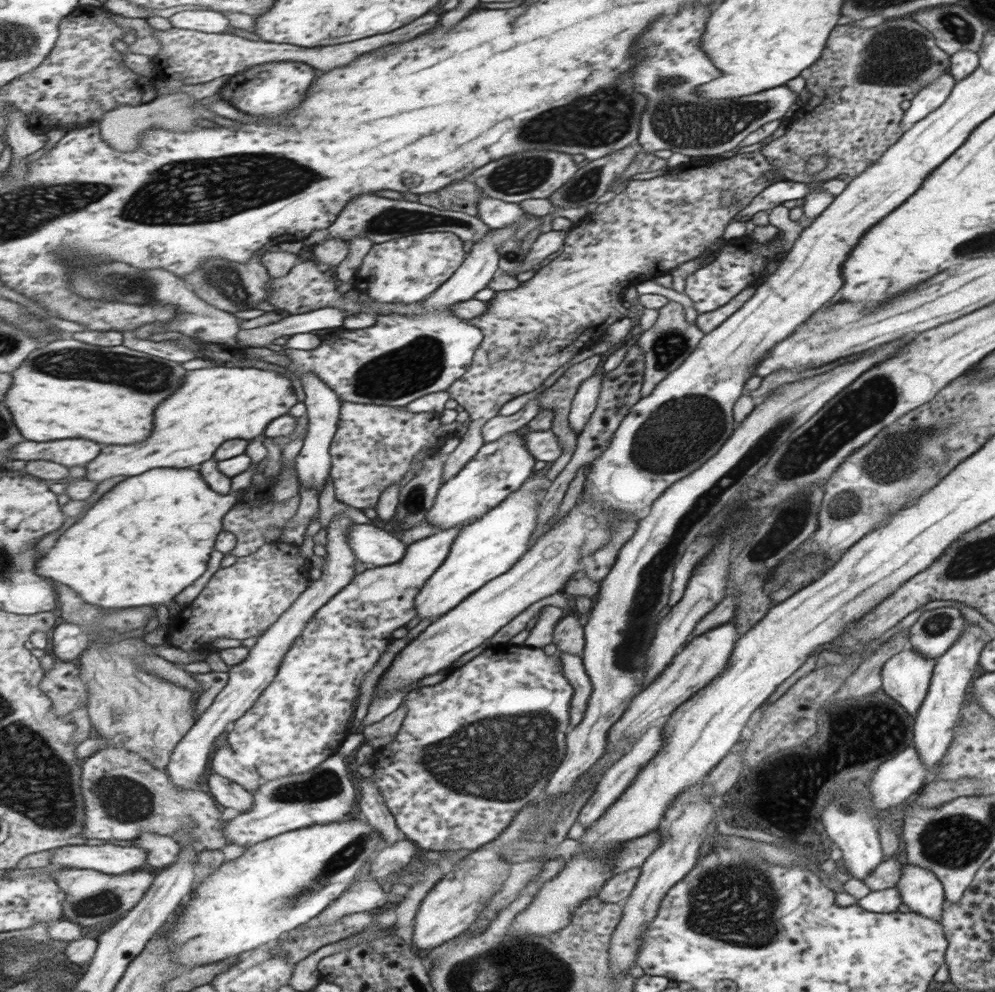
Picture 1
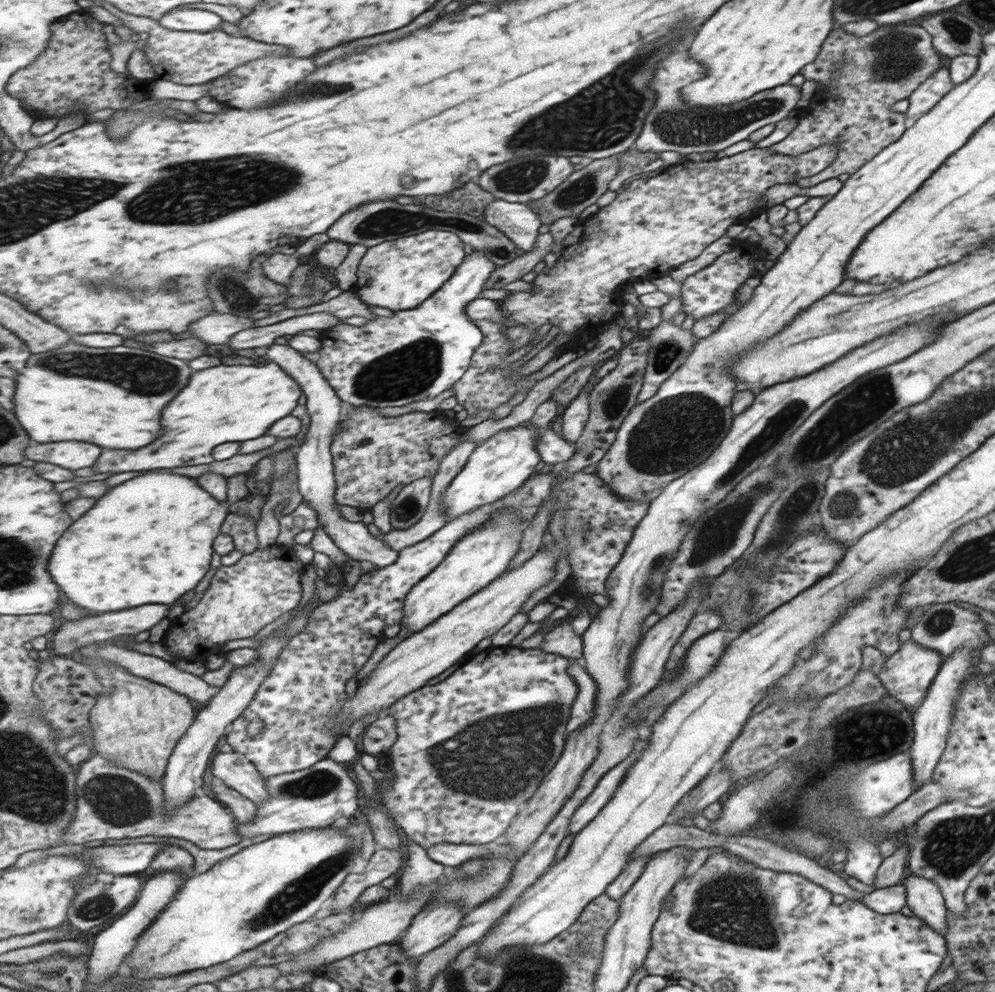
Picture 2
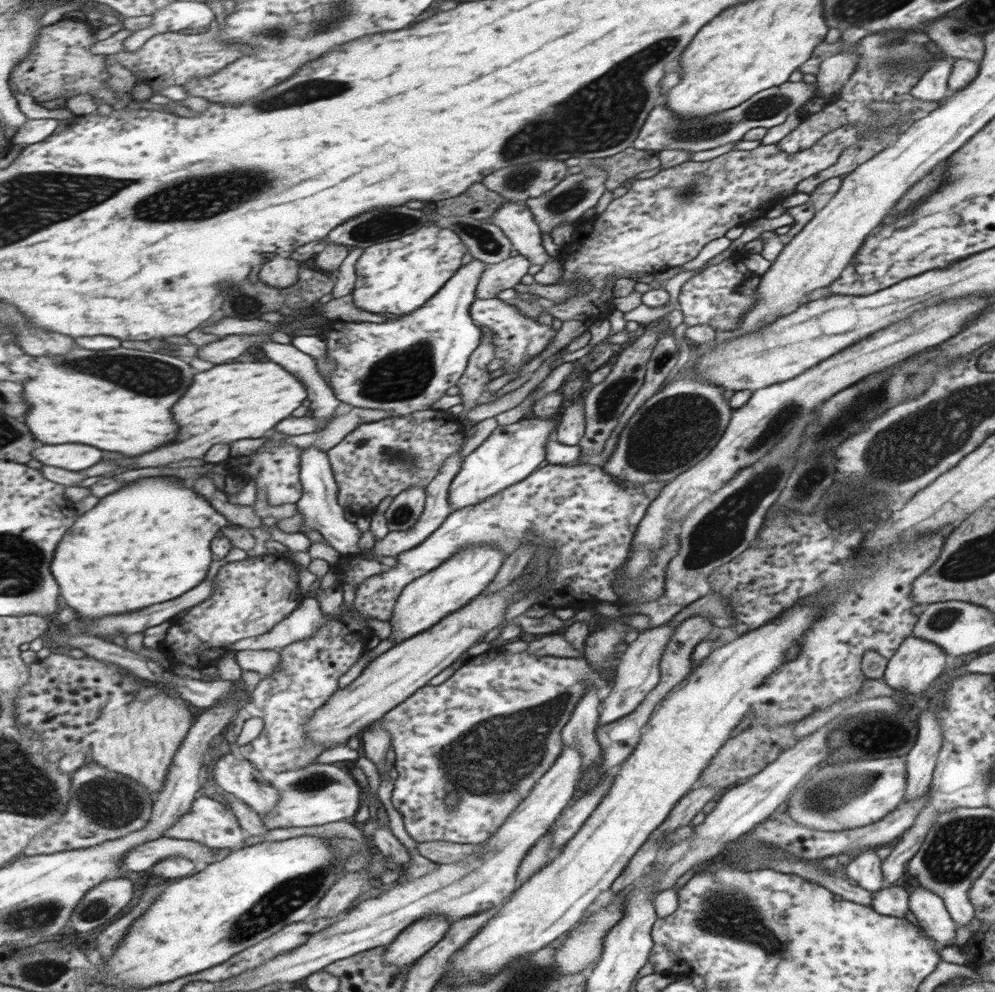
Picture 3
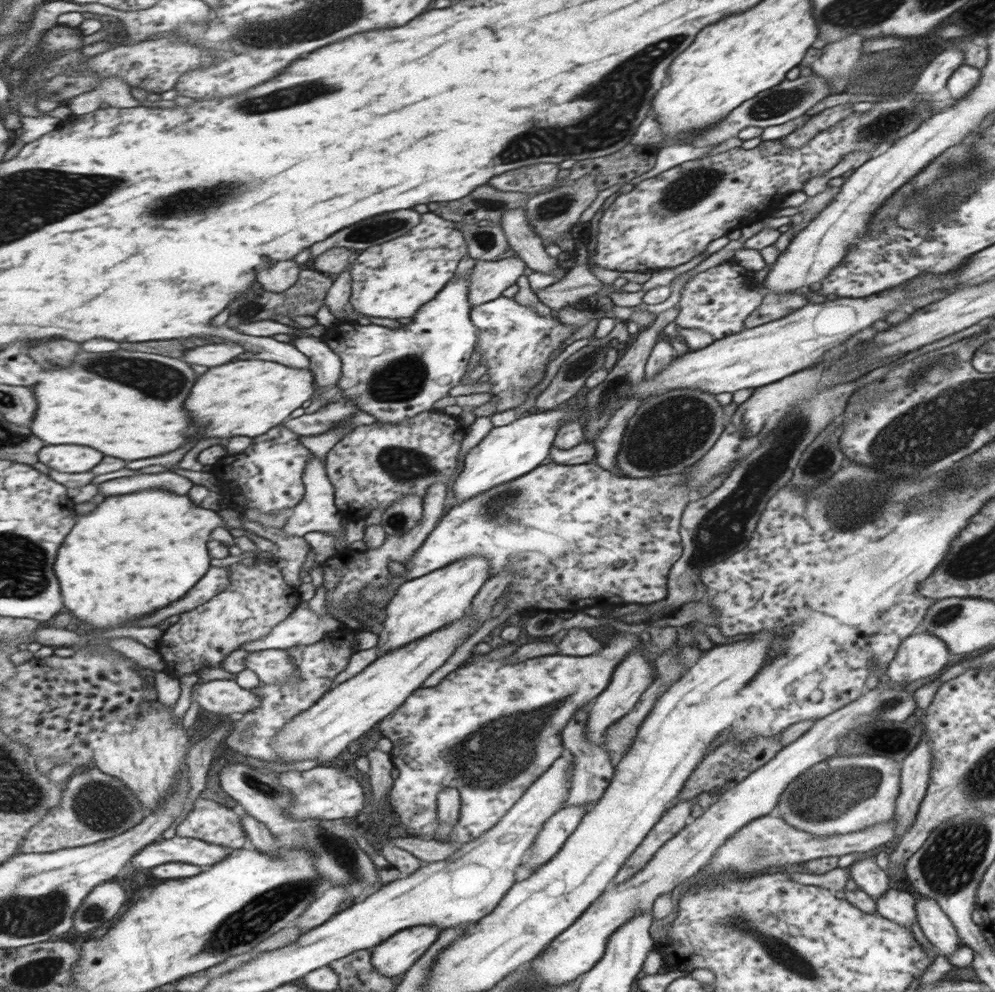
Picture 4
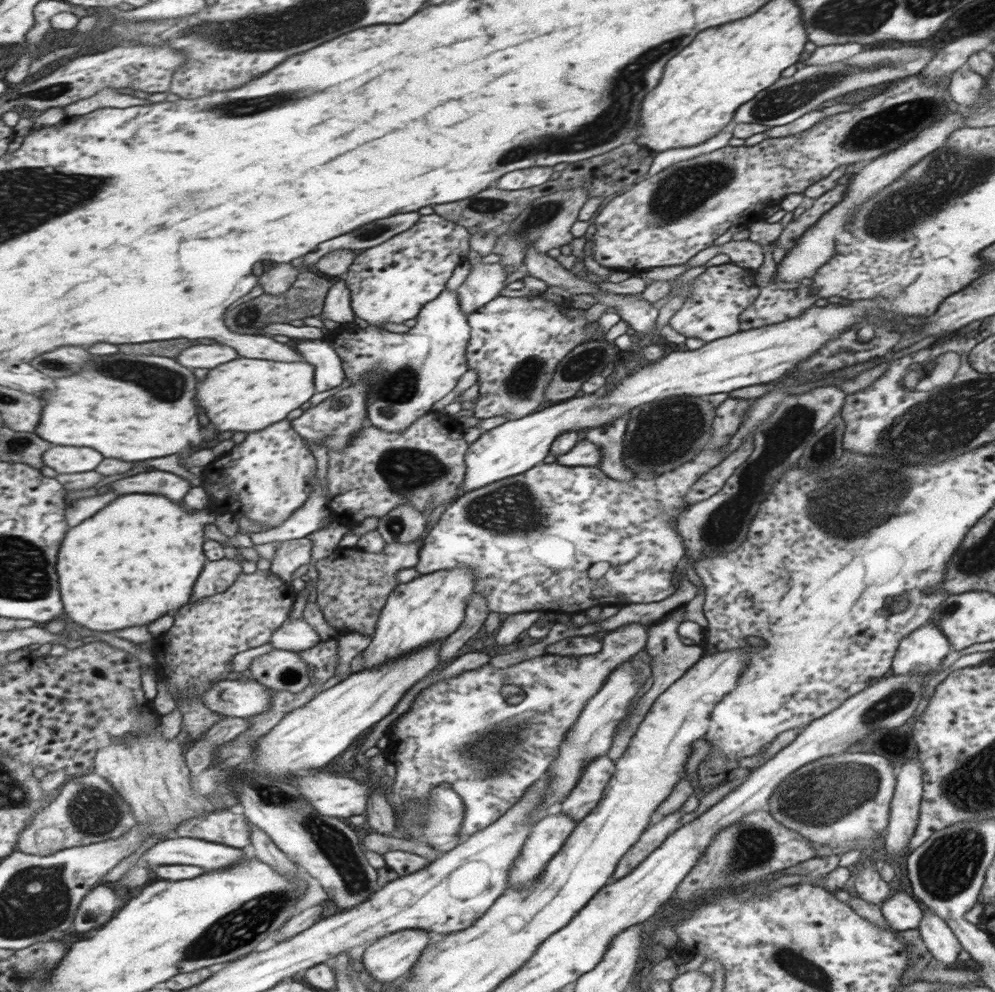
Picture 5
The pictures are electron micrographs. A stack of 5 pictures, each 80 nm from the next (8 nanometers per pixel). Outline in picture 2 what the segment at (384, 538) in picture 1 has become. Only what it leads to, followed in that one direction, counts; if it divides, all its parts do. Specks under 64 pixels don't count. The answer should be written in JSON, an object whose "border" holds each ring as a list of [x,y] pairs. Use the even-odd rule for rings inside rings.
{"border":[[[274,344],[270,347],[269,356],[267,356],[266,360],[287,368],[286,371],[298,381],[307,398],[305,405],[311,420],[308,432],[305,434],[304,443],[296,453],[296,469],[299,474],[298,488],[303,496],[302,502],[307,502],[317,512],[317,520],[319,520],[320,524],[323,524],[327,536],[345,555],[360,562],[366,561],[377,568],[392,564],[392,562],[395,562],[398,552],[391,550],[389,546],[385,546],[379,540],[379,537],[371,536],[365,523],[349,522],[349,520],[345,520],[341,516],[341,512],[338,510],[332,442],[334,441],[334,434],[336,434],[336,430],[340,426],[340,422],[342,422],[342,398],[329,384],[321,369],[313,360],[305,358],[304,353],[301,354],[301,351],[295,350],[289,344],[285,344],[285,346]]]}

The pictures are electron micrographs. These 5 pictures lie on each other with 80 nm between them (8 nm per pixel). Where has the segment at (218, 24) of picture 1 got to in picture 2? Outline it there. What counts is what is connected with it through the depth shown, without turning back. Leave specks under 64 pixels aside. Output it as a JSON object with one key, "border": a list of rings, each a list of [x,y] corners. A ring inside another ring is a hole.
{"border":[[[177,8],[170,11],[158,21],[163,28],[186,32],[209,33],[221,27],[221,16],[209,10],[193,10],[193,8]]]}

